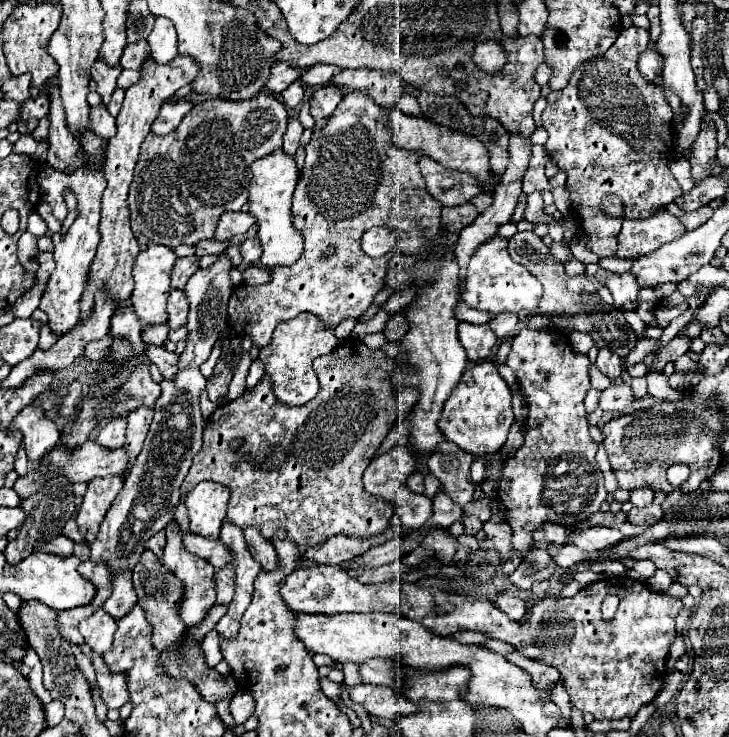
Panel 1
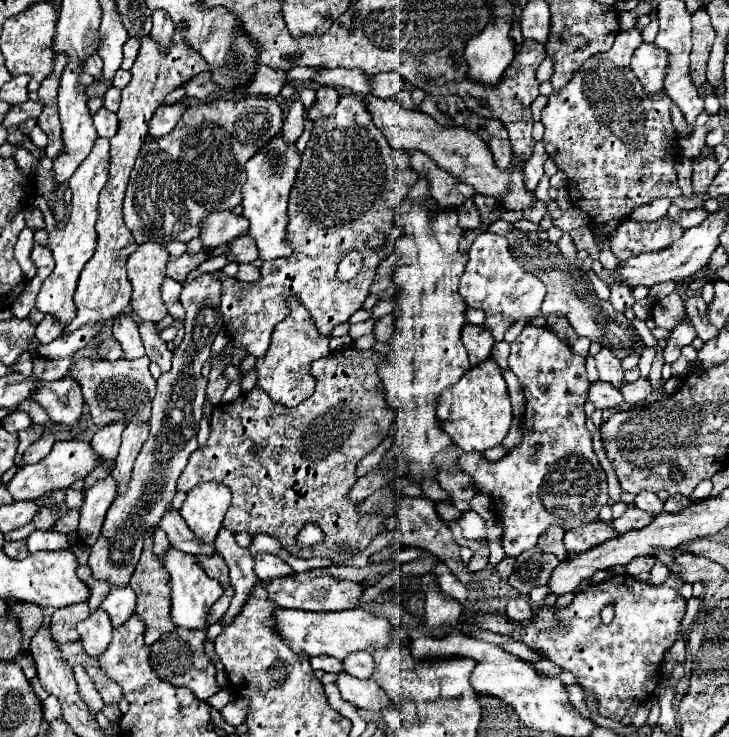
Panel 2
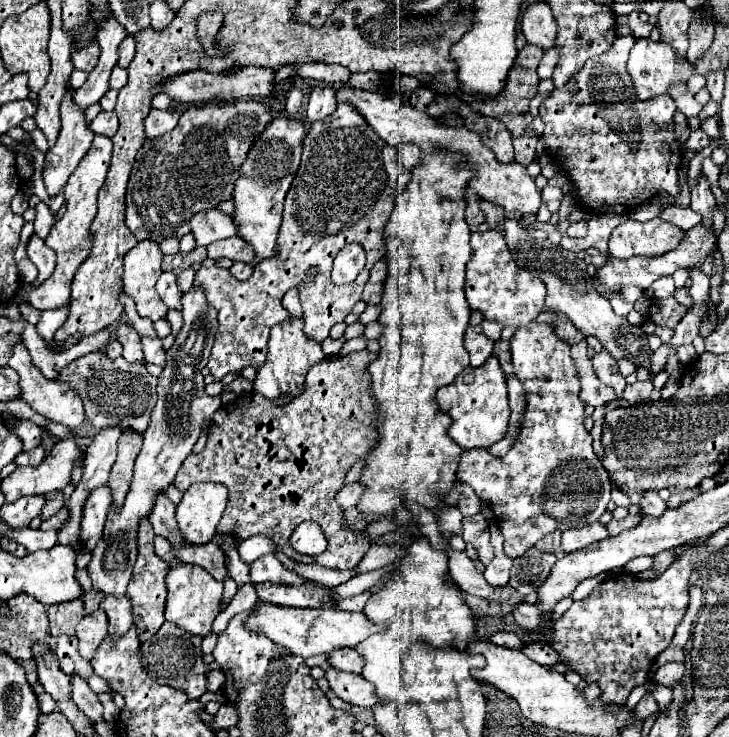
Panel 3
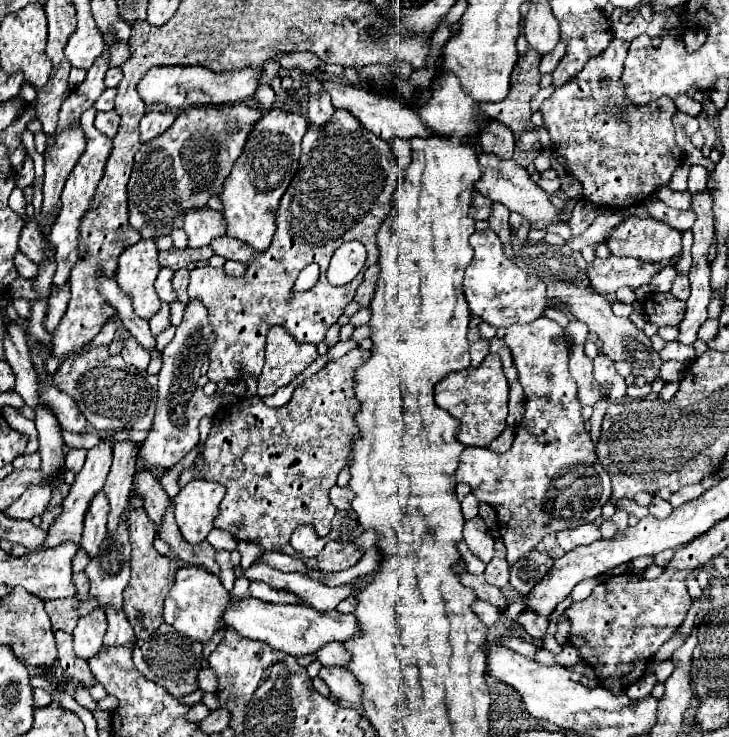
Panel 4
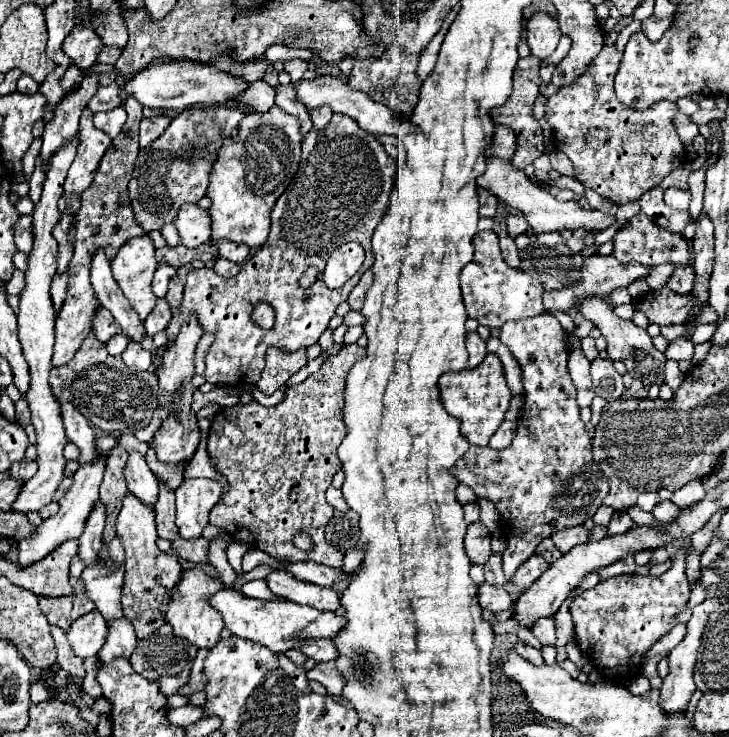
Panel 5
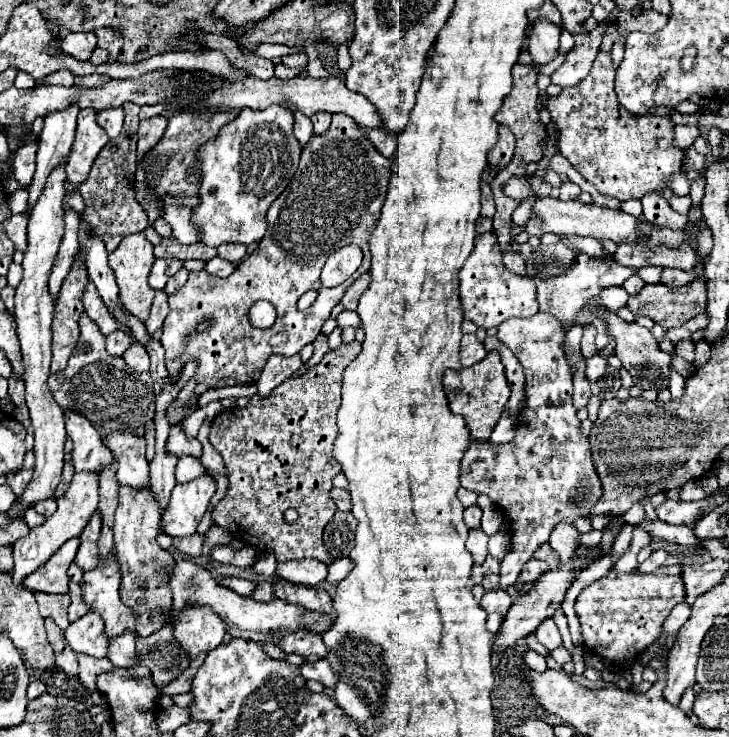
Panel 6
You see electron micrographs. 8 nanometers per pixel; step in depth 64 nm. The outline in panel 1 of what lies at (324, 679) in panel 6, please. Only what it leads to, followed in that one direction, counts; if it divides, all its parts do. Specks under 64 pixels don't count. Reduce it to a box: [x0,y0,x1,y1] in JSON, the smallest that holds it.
[346,684,416,718]

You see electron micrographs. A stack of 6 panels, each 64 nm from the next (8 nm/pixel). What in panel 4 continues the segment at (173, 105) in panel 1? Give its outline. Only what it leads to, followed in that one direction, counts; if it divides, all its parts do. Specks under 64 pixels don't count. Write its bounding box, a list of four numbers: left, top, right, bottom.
[140,112,176,142]

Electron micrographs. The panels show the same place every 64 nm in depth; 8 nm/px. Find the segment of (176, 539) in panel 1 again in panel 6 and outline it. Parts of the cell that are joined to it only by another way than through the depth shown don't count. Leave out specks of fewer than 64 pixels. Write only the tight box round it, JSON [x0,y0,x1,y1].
[174,606,224,662]

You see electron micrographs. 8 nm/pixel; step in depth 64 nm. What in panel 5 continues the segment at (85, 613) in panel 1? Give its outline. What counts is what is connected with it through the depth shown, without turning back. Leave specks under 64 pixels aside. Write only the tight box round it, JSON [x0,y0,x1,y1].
[38,596,72,630]

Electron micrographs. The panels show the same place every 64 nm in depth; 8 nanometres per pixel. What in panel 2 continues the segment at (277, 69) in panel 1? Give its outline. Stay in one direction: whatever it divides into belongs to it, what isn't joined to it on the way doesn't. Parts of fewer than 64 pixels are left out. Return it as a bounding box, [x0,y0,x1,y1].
[234,66,286,98]

